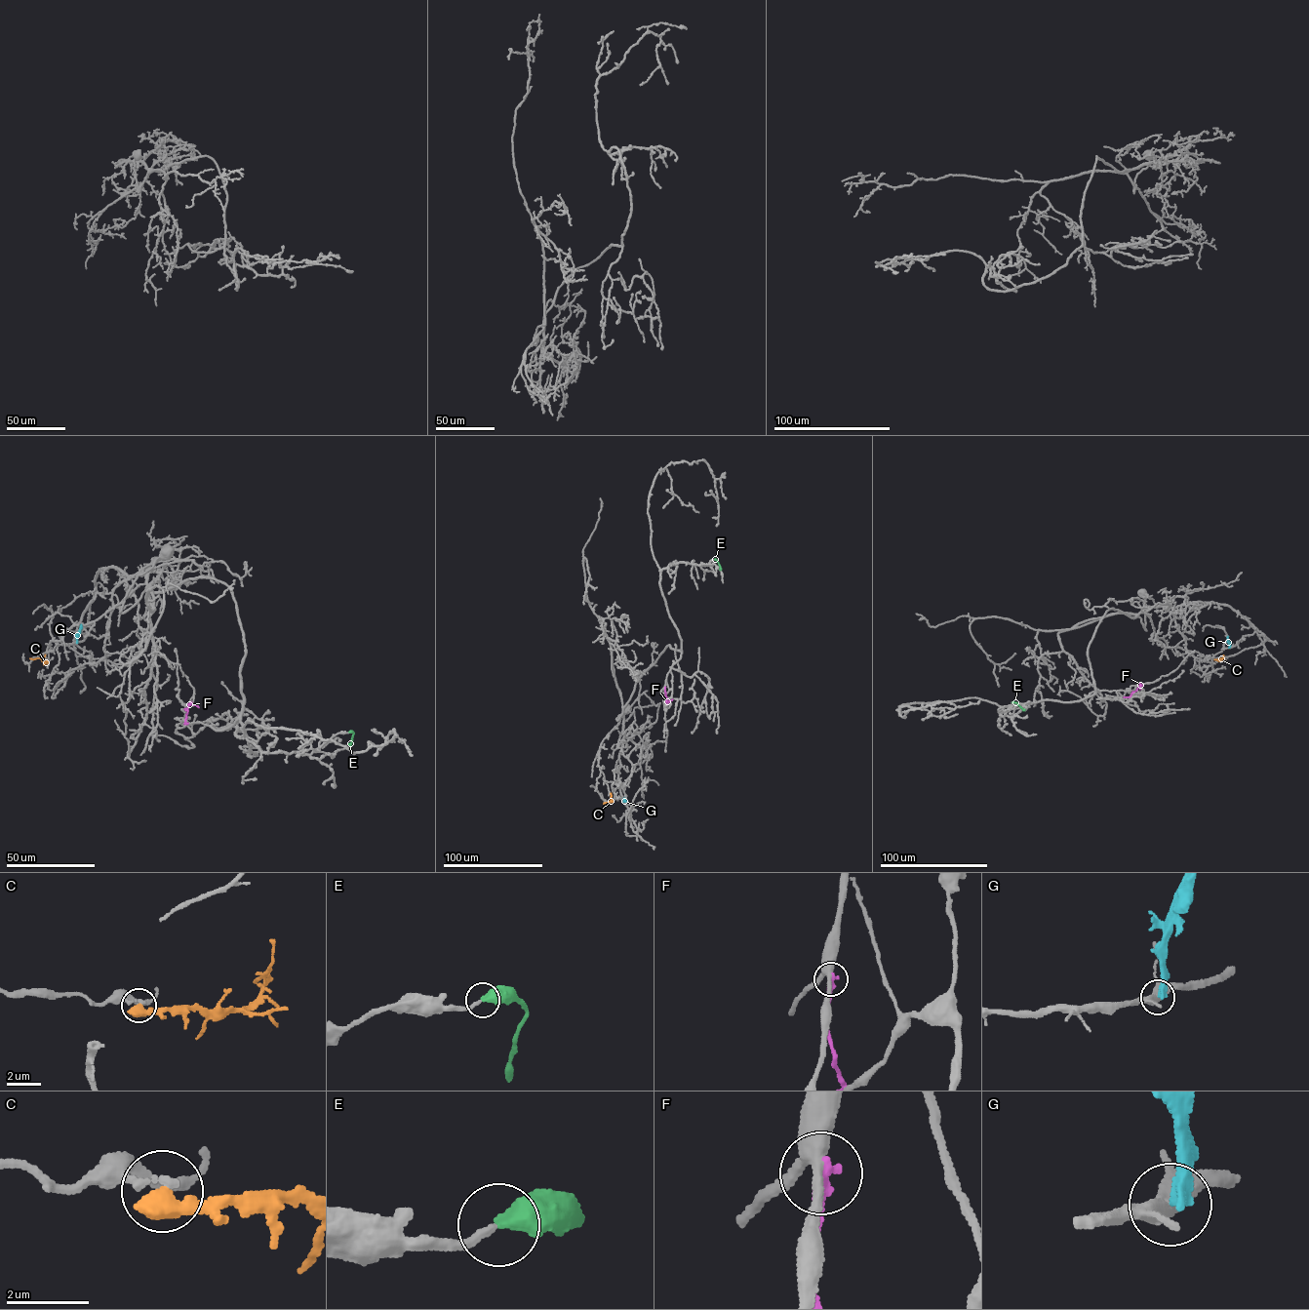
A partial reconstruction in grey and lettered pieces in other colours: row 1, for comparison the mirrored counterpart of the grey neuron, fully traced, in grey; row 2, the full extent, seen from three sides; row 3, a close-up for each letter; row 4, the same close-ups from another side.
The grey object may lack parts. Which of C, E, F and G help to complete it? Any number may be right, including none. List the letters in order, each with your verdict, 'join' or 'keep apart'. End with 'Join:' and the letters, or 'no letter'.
C: keep apart
E: join
F: keep apart
G: keep apart
Join: E

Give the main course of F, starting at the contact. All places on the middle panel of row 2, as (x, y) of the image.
F: (665, 687), (666, 700), (672, 699)

